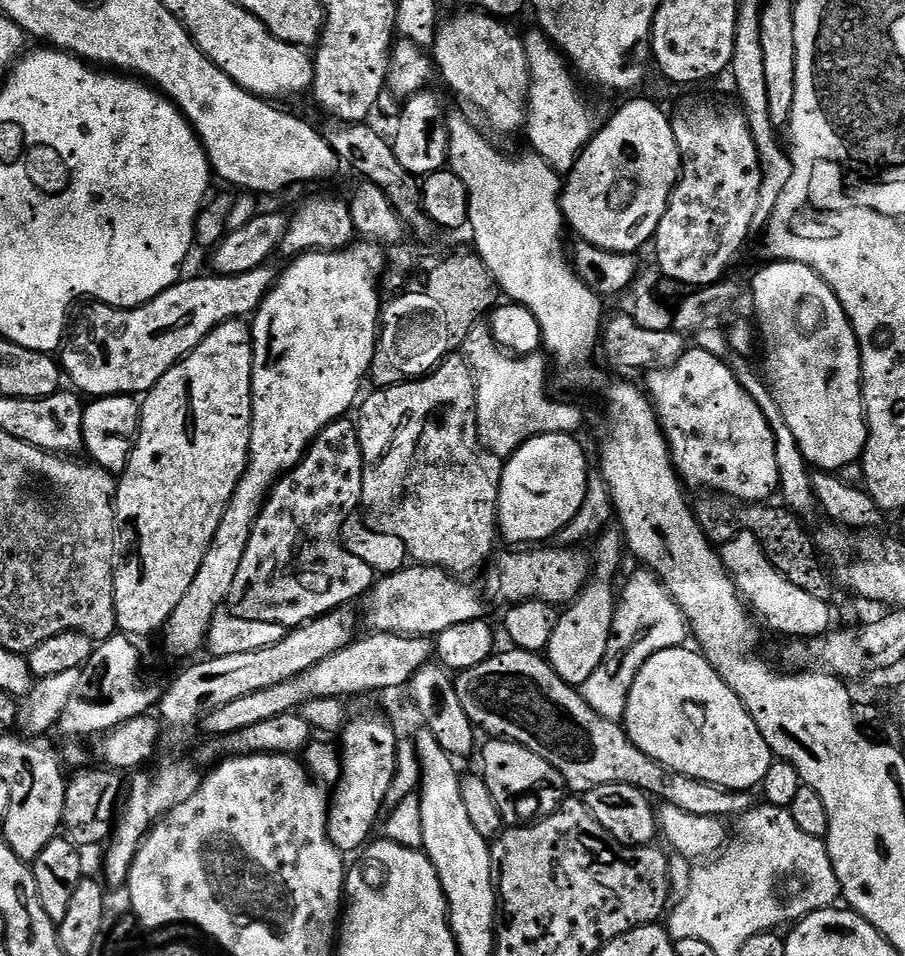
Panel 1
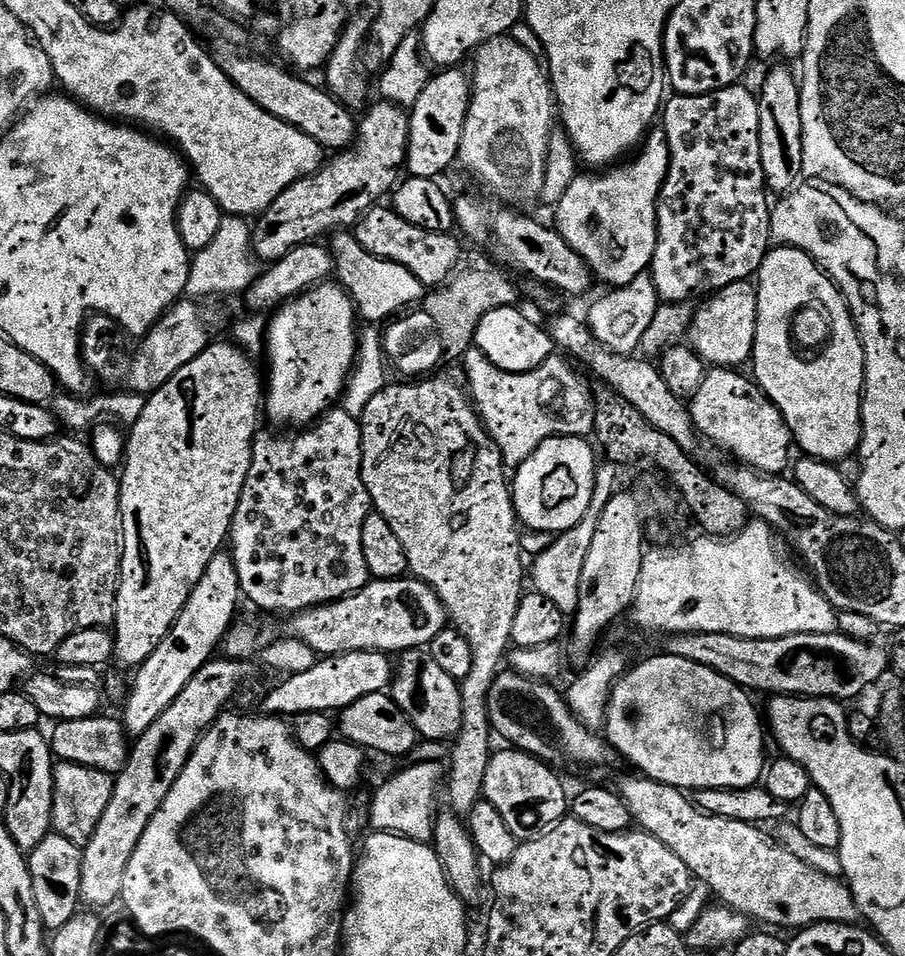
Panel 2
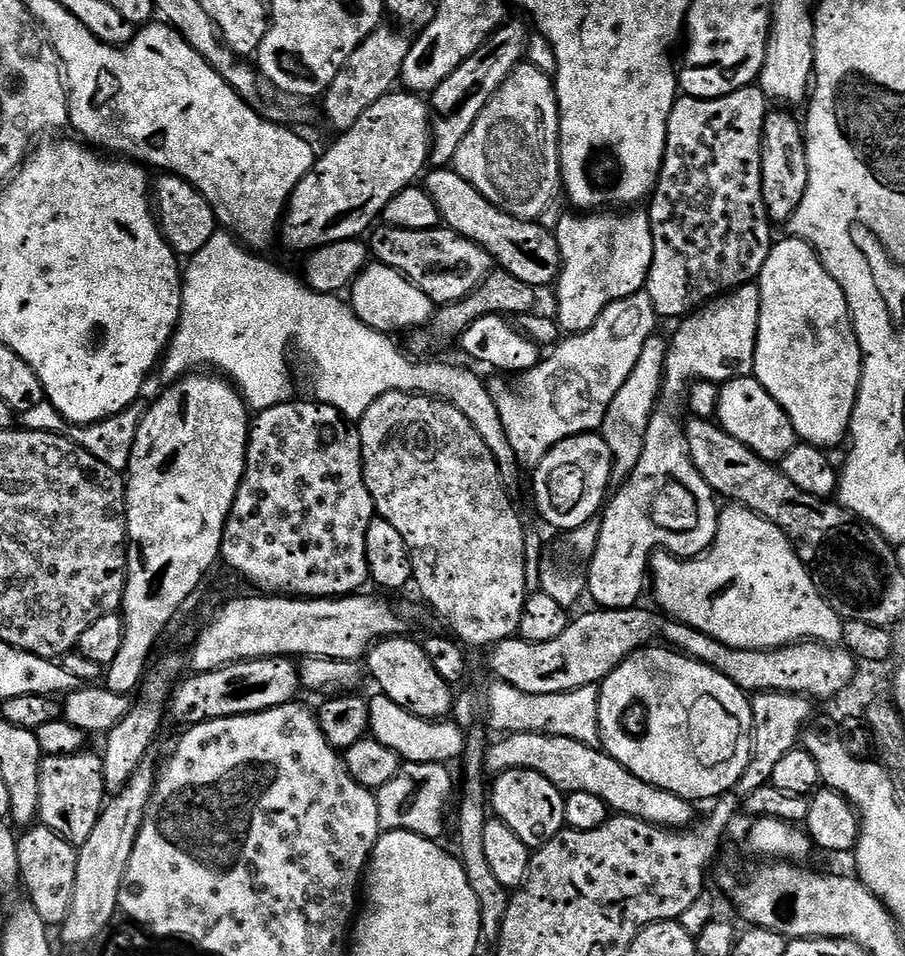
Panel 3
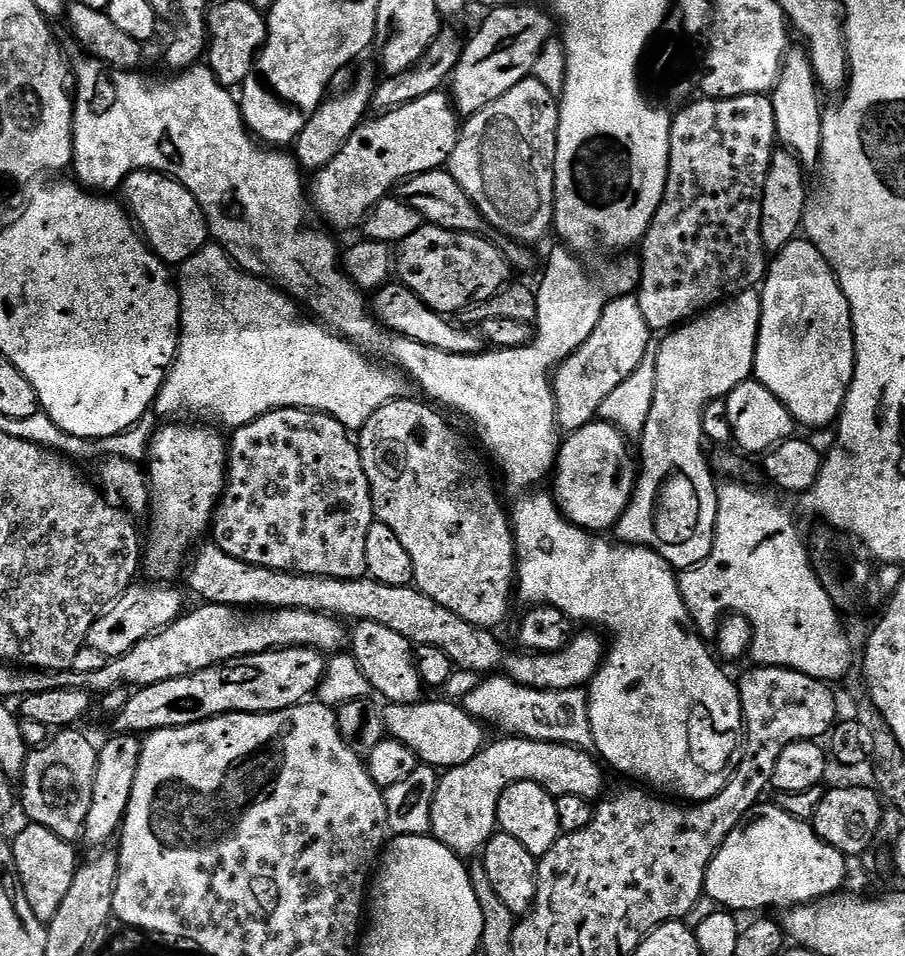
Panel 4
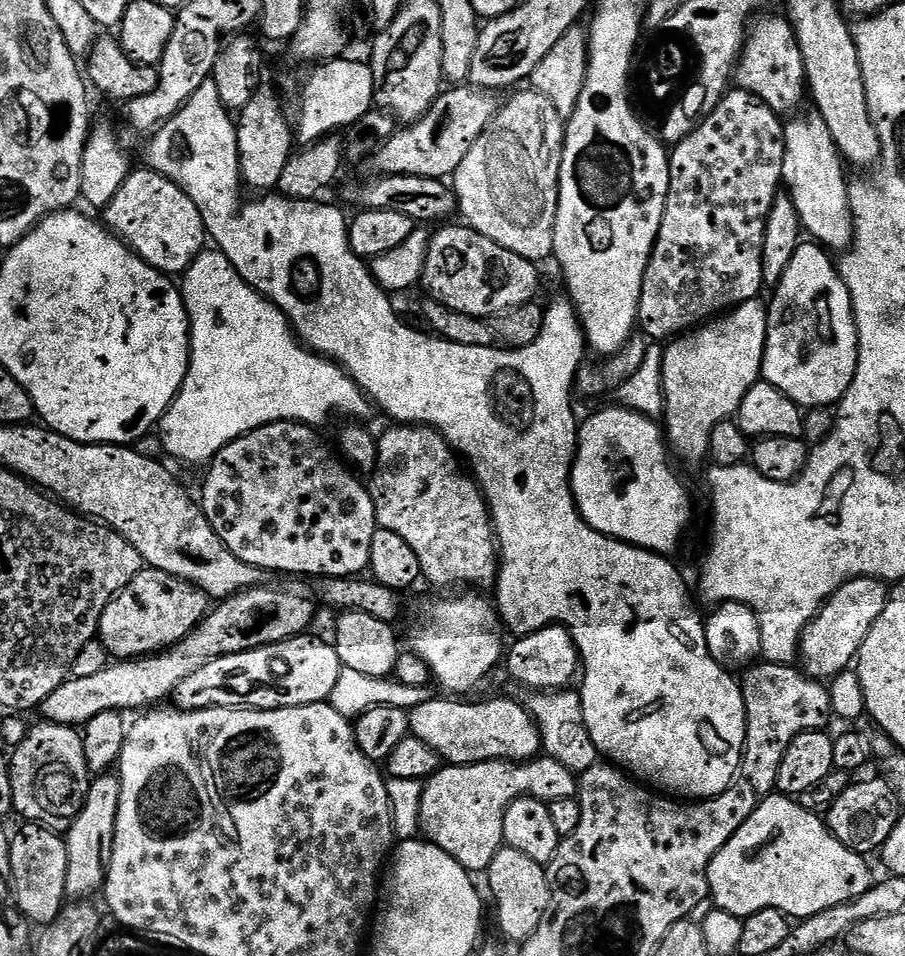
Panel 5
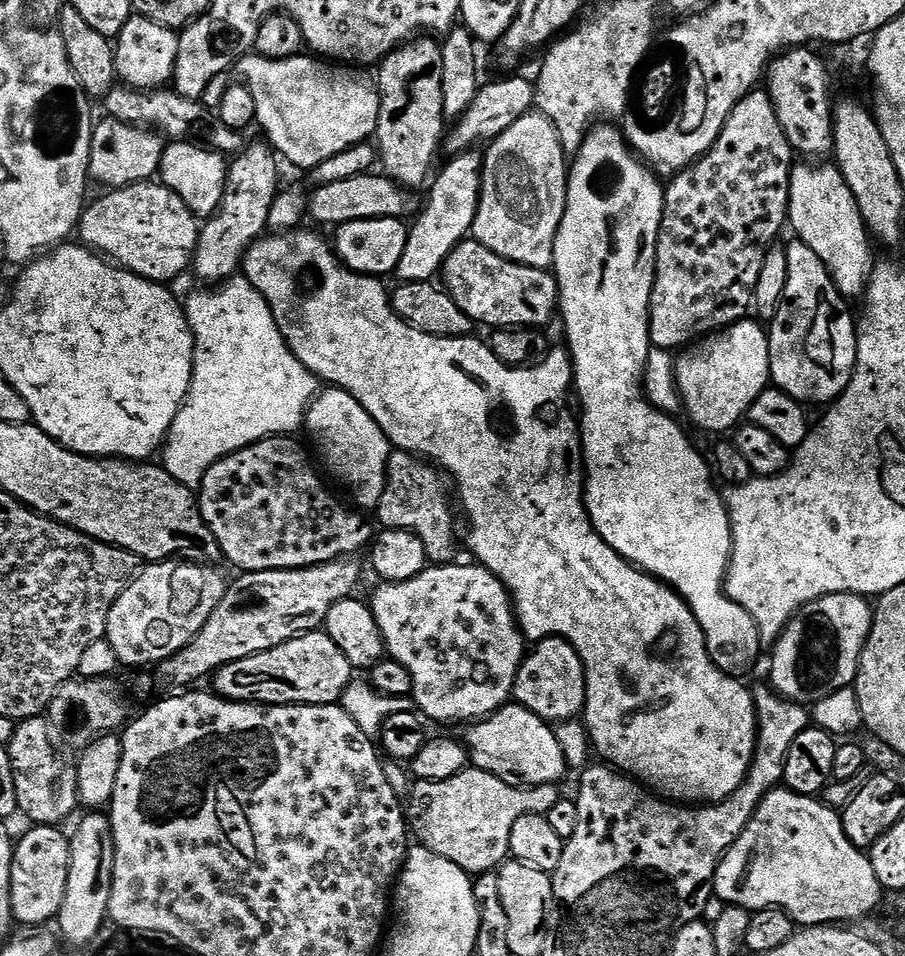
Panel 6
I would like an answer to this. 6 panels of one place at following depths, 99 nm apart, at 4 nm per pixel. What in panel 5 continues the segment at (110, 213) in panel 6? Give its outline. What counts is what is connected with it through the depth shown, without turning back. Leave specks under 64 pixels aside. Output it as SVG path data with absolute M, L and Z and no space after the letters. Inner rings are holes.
M141 166L137 172L136 169L129 171L114 198L102 209L102 220L109 232L116 233L147 264L165 274L183 274L199 252L205 251L206 248L206 233L202 214L198 214L198 206L190 202L188 195L177 184L147 166Z

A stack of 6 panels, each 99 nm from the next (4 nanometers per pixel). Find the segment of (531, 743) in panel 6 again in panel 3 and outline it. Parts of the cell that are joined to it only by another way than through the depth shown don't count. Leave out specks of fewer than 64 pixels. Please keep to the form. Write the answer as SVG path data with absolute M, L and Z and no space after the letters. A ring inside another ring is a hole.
M376 694L368 700L368 731L371 739L382 742L382 746L394 750L401 761L410 764L447 765L448 760L459 761L464 754L466 732L459 724L447 719L418 718L410 714L410 710L398 706L398 702L390 702L390 698L383 694Z

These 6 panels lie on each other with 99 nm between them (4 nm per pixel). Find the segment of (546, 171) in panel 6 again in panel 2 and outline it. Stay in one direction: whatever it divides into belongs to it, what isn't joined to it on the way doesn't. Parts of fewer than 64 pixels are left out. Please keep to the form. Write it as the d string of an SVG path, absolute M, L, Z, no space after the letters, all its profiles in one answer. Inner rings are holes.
M507 35L494 37L490 41L486 41L474 52L476 58L476 69L470 72L472 81L472 101L468 107L466 114L466 126L462 130L462 142L460 143L459 163L465 164L482 183L488 188L493 188L500 196L509 196L512 200L533 200L539 197L540 191L544 189L546 182L546 154L550 146L550 138L554 131L554 97L552 95L552 86L550 77L546 71L545 65L541 61L534 58L534 54L530 54L530 50L526 50L522 46L518 46L518 42L509 38Z

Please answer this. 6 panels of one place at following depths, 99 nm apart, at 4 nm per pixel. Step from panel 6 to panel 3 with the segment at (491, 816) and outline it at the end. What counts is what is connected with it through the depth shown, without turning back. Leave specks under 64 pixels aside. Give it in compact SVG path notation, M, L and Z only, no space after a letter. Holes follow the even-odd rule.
M509 732L501 735L497 740L500 740L497 744L489 743L486 748L484 767L489 773L499 774L506 770L518 770L519 768L534 770L538 774L542 774L542 778L550 778L550 782L554 782L554 786L558 786L560 792L565 794L585 792L594 794L594 798L602 798L602 802L606 802L606 806L613 813L633 816L647 824L656 824L659 828L673 830L687 829L693 823L693 801L684 800L678 794L670 794L666 790L650 786L650 782L642 782L642 778L630 774L630 770L626 770L613 756L609 756L600 748L591 748L582 742L574 742L574 738L548 736L545 732Z

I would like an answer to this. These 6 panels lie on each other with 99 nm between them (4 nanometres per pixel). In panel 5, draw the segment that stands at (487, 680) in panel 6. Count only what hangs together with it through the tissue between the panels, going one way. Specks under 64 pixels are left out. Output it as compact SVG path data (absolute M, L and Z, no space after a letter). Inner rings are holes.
M468 590L465 596L456 596L453 600L428 600L424 605L421 606L420 609L416 612L416 617L412 620L412 629L408 632L408 644L407 647L414 654L418 654L418 658L422 658L424 662L426 662L426 666L432 671L432 678L435 684L435 687L440 687L442 691L441 693L447 694L452 698L468 698L473 694L471 692L476 692L480 687L483 686L484 683L488 680L488 675L491 674L492 671L495 670L496 667L501 667L502 661L506 656L506 640L504 644L504 636L506 637L506 629L501 621L500 614L496 610L496 605L493 603L491 599L488 600L487 595L477 594L475 591Z

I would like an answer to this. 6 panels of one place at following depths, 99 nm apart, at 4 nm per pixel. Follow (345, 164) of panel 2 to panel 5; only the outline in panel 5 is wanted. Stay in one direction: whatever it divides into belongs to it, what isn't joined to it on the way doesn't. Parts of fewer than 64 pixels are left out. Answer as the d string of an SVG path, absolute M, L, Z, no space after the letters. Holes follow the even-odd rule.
M452 86L441 91L422 119L401 127L374 155L374 163L386 176L425 176L435 180L451 177L462 166L462 158L470 154L470 146L478 142L482 130L500 111L497 93L475 86Z

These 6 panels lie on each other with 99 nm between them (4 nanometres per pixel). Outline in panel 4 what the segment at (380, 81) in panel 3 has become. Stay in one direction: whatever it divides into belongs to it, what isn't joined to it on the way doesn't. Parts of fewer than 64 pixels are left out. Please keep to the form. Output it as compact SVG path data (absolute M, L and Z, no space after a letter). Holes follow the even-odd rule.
M364 68L344 93L336 98L325 99L294 145L294 155L301 169L310 170L309 172L320 171L340 153L350 134L367 117L377 85L378 77L376 78L375 72L370 68Z

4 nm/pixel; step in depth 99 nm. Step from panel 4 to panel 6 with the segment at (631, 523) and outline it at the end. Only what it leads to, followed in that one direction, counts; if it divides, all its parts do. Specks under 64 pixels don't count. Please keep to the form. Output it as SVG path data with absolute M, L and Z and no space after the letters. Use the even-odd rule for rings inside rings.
M752 318L739 320L729 328L721 328L687 345L675 357L675 362L683 411L688 411L693 426L704 432L735 429L772 378L768 332L763 323Z

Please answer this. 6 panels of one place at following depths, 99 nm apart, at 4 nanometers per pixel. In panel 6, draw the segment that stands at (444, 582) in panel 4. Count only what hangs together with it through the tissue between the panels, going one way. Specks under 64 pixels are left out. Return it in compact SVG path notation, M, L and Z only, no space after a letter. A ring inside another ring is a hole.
M393 451L388 460L388 485L374 510L384 528L410 530L422 538L426 554L433 565L439 566L455 561L456 520L452 517L452 504L444 489L445 477L429 461L413 456L410 452Z

